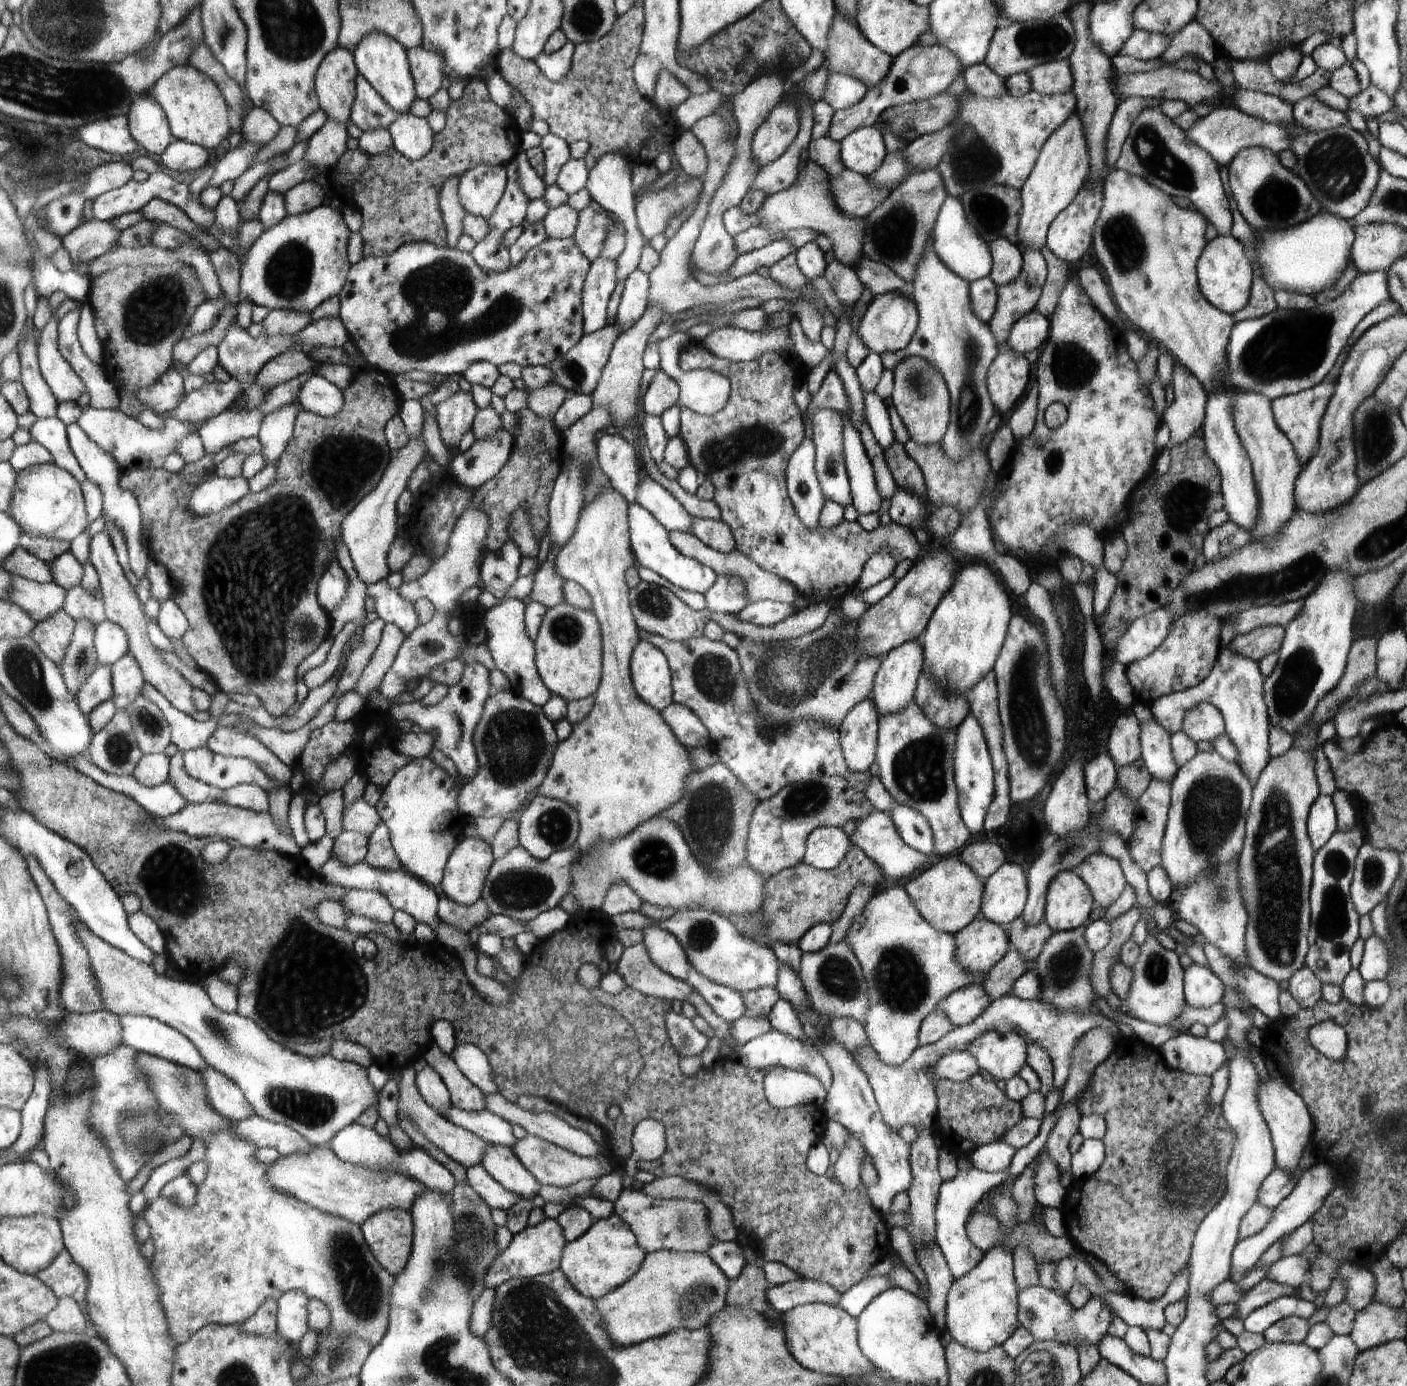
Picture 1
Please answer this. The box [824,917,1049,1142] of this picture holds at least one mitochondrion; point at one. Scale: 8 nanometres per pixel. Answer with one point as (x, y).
(900, 978)

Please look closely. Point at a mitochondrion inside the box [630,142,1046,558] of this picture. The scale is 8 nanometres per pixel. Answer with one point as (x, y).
(728, 451)

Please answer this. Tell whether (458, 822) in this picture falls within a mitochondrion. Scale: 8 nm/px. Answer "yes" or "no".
no

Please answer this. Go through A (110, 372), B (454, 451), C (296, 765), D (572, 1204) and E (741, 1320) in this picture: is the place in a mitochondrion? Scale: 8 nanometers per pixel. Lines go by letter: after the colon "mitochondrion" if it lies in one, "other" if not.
A: other
B: other
C: other
D: other
E: other

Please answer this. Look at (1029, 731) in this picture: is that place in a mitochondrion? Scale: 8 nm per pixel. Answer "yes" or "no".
yes

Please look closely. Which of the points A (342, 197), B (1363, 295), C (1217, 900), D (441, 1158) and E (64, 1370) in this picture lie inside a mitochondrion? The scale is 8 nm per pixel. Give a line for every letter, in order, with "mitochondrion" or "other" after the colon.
A: other
B: other
C: mitochondrion
D: other
E: mitochondrion

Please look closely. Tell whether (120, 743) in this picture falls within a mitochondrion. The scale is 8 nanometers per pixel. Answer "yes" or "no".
yes

